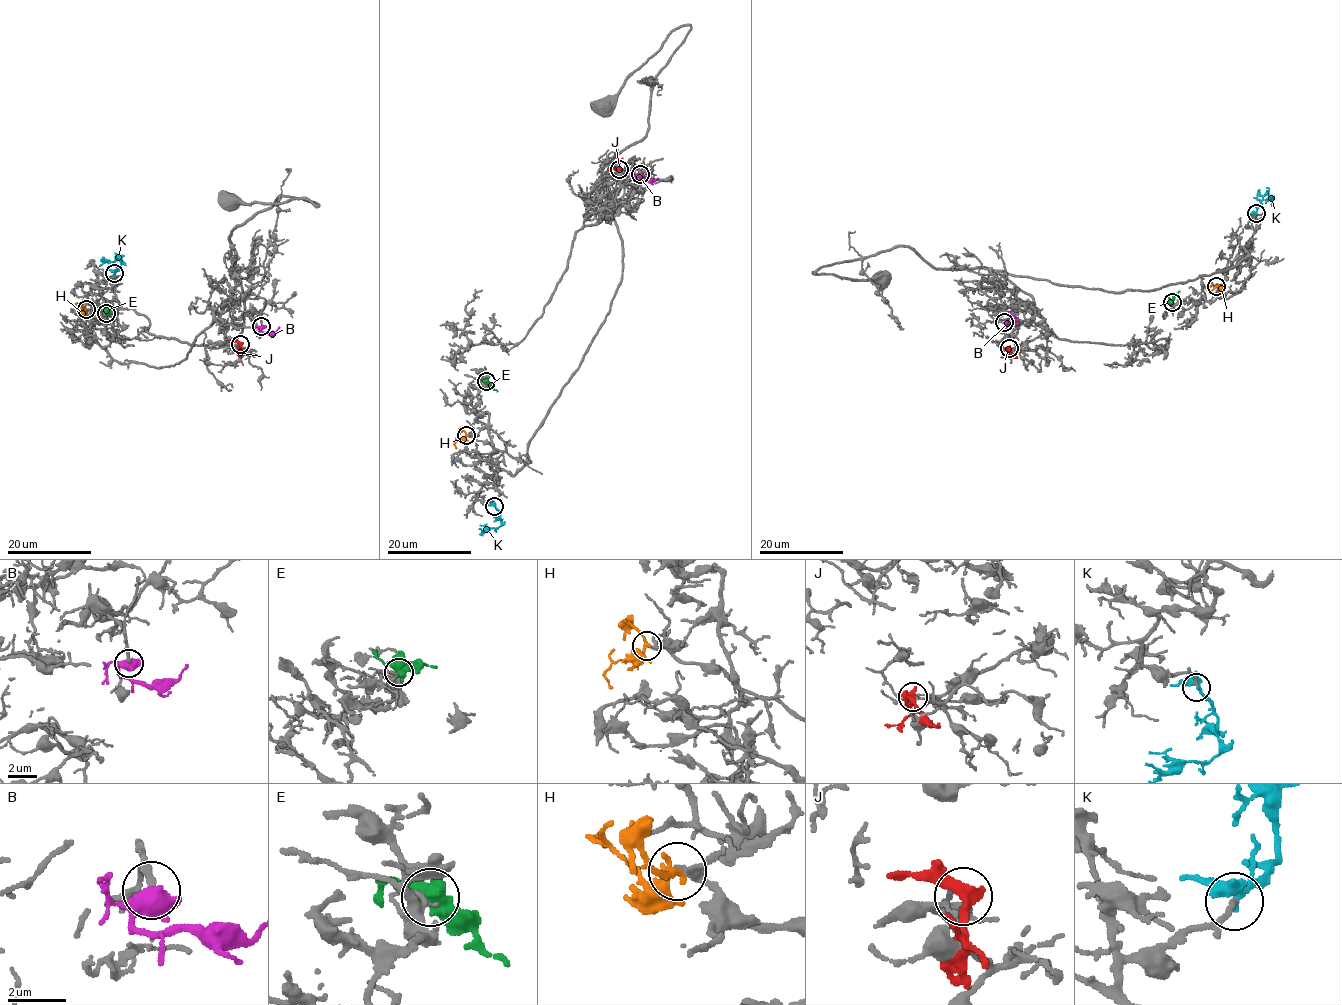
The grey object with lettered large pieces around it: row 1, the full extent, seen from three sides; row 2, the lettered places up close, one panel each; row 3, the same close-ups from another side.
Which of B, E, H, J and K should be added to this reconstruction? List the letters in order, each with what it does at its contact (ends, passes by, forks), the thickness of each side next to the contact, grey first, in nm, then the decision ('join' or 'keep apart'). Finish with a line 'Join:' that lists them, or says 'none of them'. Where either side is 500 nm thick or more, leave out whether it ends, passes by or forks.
B: it forks; calibres 240 and 420 nm; join
E: it forks; calibres 200 and 440 nm; keep apart
H: it forks; calibres 200 and 170 nm; keep apart
J: it passes by; calibres 150 and 380 nm; keep apart
K: it passes by; calibres 200 and 280 nm; join
Join: B, K

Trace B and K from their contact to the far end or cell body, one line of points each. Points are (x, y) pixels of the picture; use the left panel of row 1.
B: (262, 326), (258, 328), (268, 333), (274, 333), (279, 327)
K: (115, 272), (121, 266), (122, 260), (118, 259), (99, 266)

